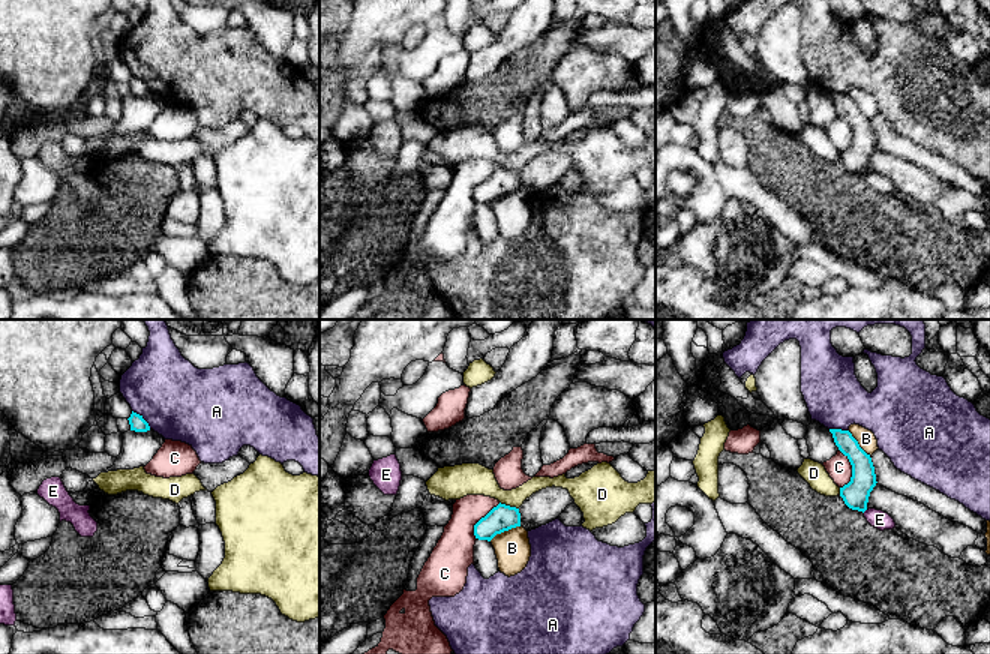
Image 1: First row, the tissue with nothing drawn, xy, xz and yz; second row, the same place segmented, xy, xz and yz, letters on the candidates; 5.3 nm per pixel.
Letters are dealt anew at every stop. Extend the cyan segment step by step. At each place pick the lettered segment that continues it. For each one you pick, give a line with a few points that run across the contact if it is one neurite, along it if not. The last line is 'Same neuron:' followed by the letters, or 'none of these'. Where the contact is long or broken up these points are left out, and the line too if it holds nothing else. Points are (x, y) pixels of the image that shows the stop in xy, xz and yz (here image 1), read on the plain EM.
Same neuron: none of these

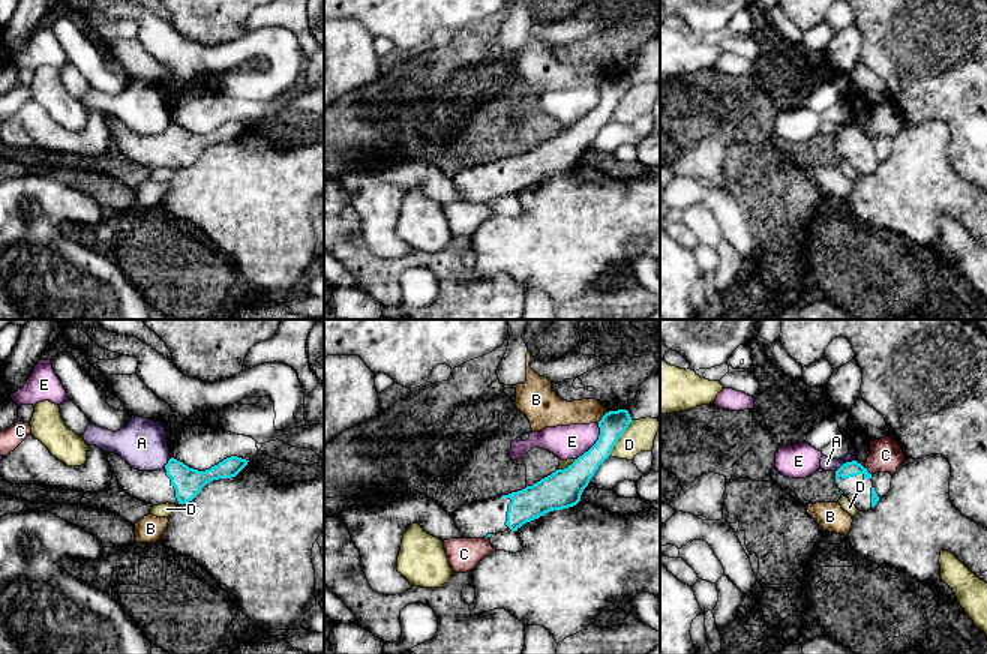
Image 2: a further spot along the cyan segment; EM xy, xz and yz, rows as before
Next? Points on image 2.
Same neuron: none of these

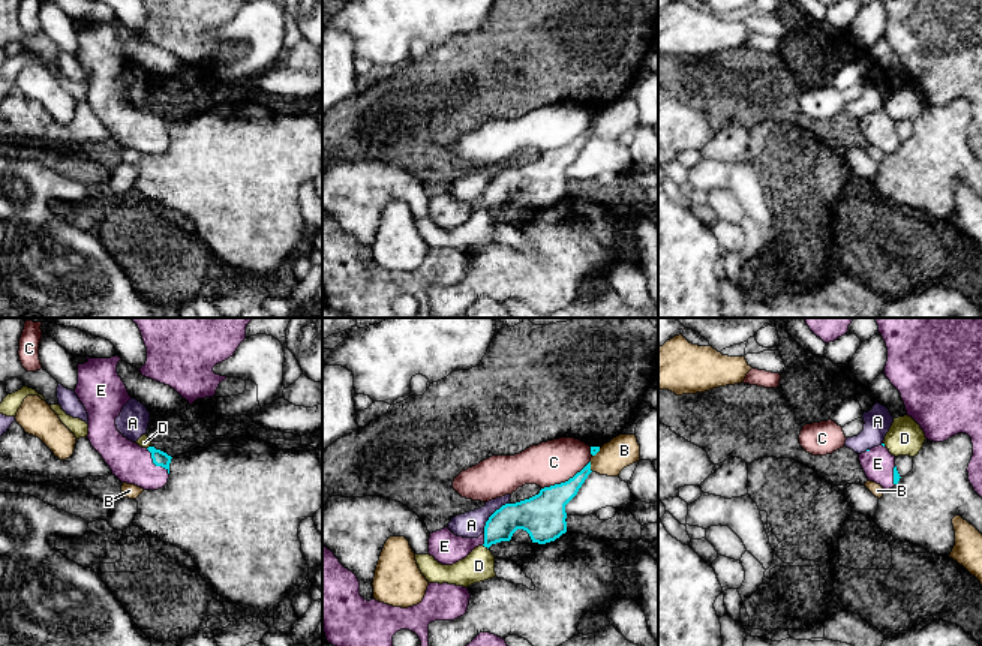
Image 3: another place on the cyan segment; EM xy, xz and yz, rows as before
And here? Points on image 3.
E: xy (159, 122), (155, 128), (131, 128)
Same neuron: E

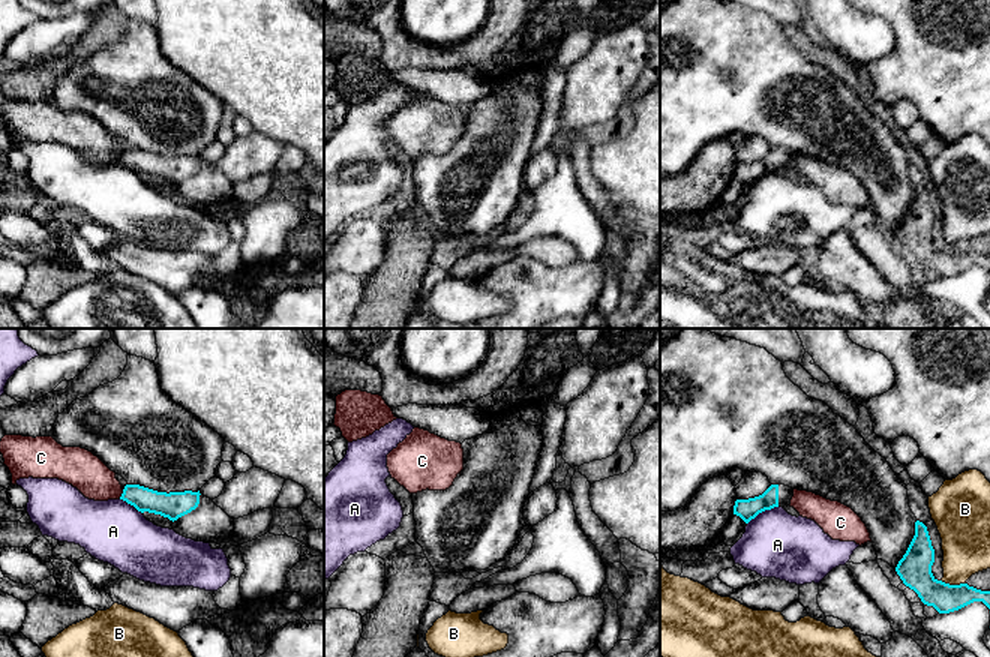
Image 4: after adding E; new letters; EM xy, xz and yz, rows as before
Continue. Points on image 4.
Same neuron: none of these

